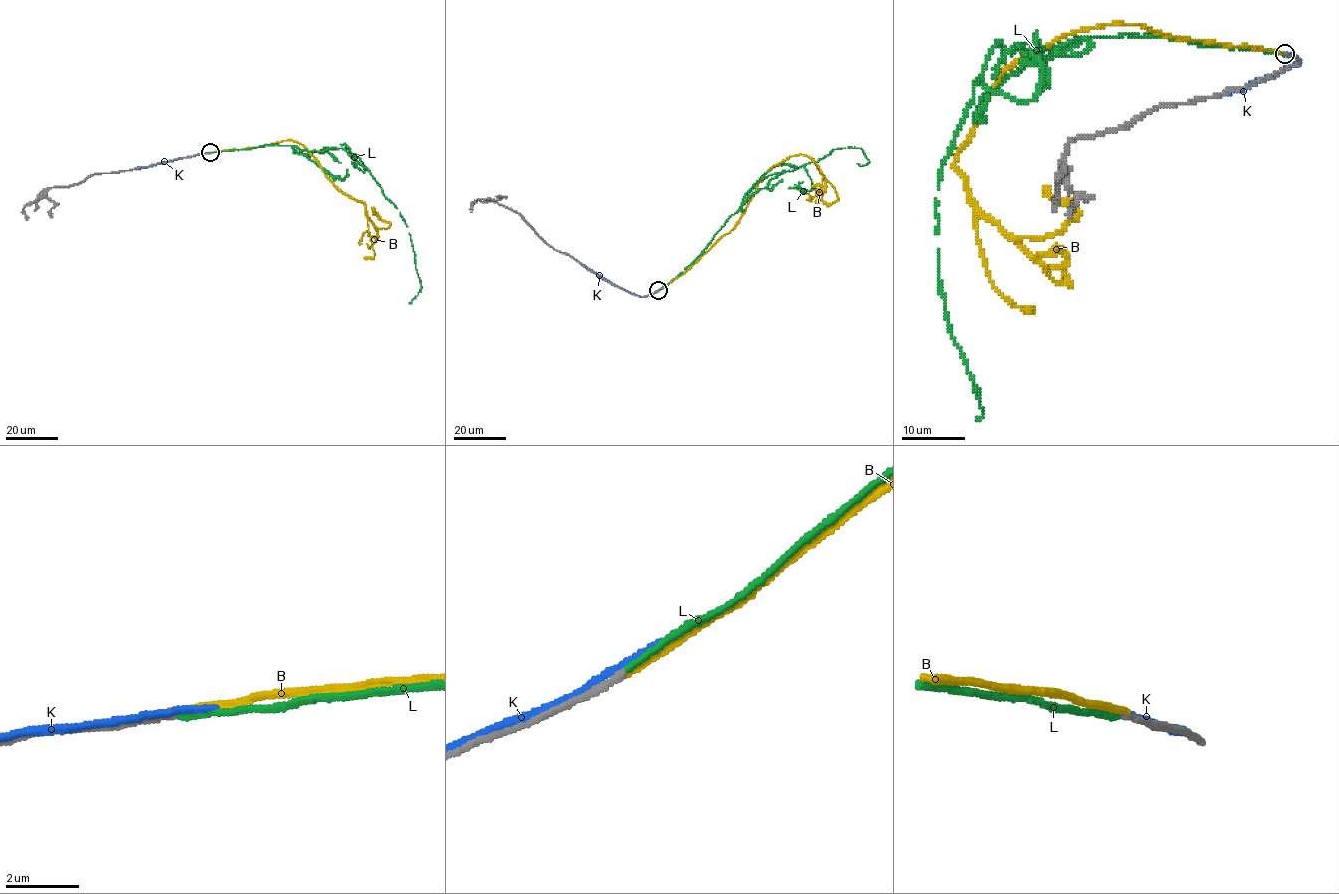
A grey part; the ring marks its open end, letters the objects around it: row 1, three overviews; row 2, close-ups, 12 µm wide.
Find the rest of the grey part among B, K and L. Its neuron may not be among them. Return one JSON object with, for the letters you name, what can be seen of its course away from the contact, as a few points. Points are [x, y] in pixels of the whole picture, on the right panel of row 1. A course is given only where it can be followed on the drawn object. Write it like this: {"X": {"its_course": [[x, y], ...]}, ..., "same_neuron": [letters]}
{"same_neuron": []}

